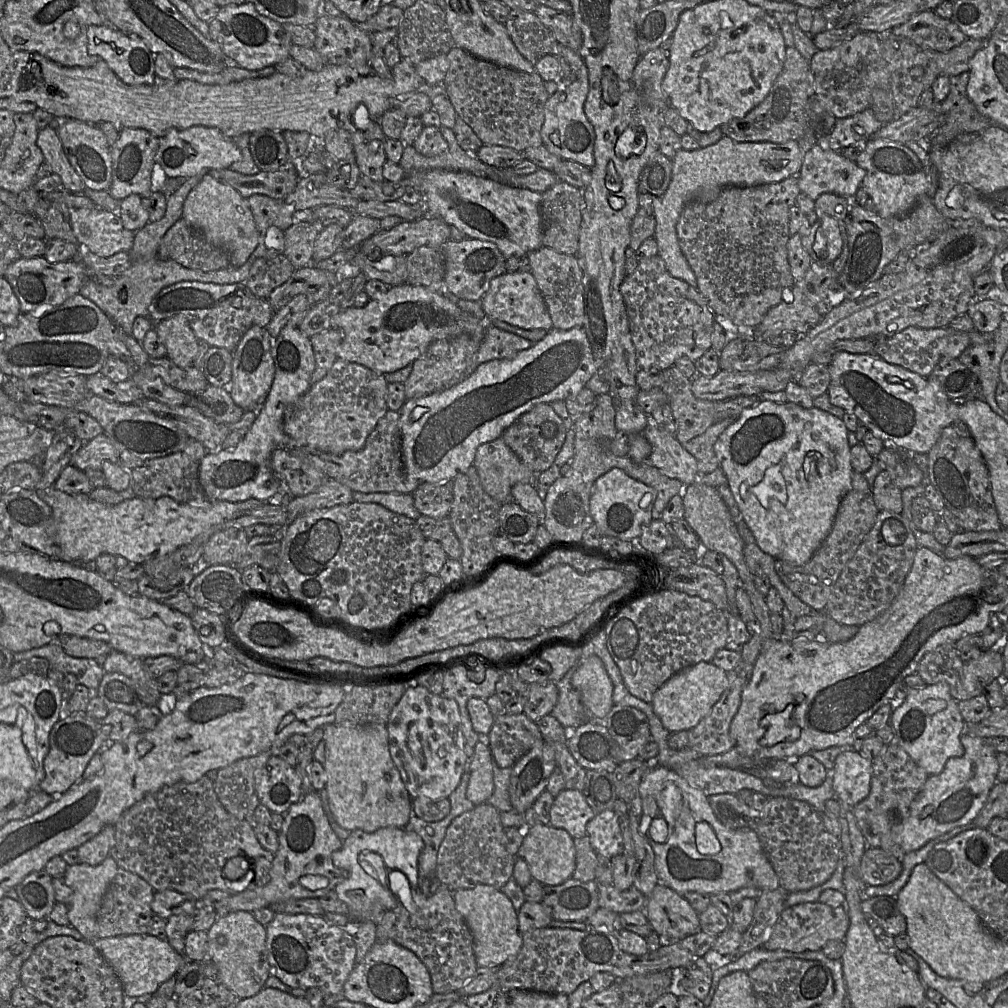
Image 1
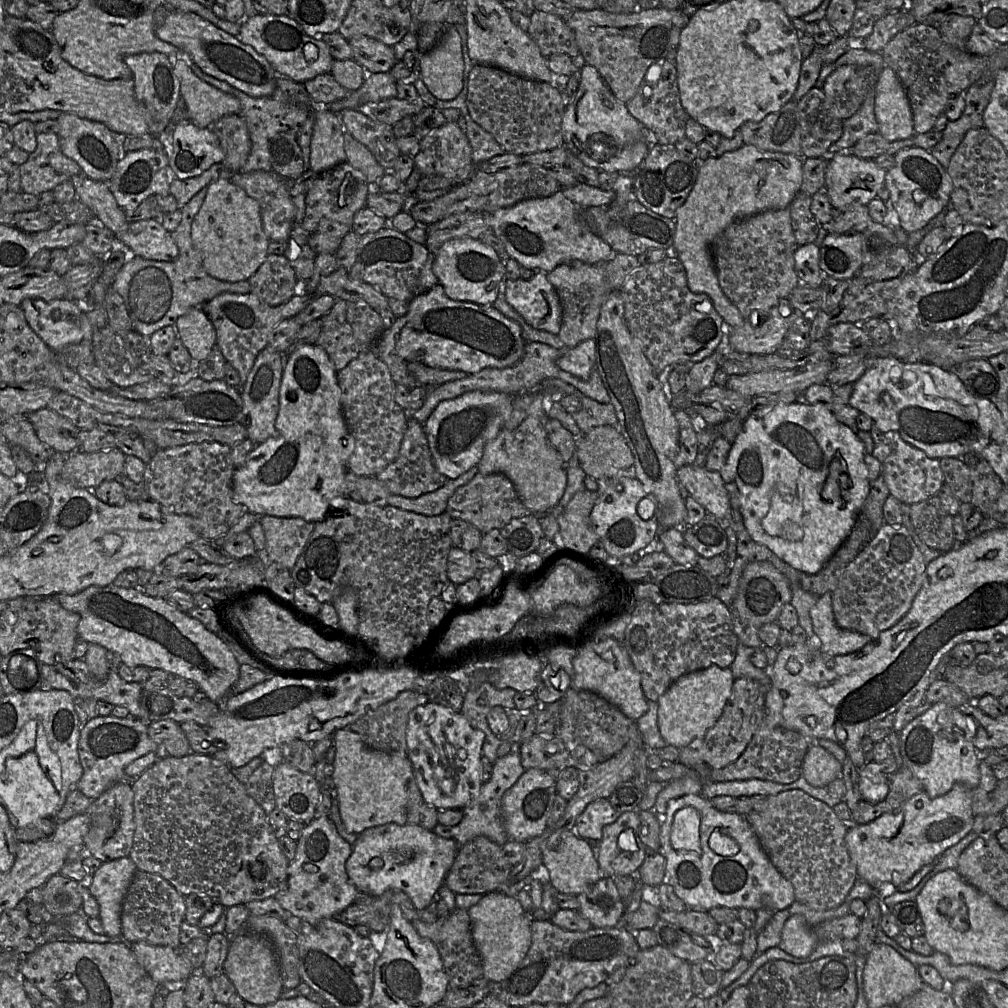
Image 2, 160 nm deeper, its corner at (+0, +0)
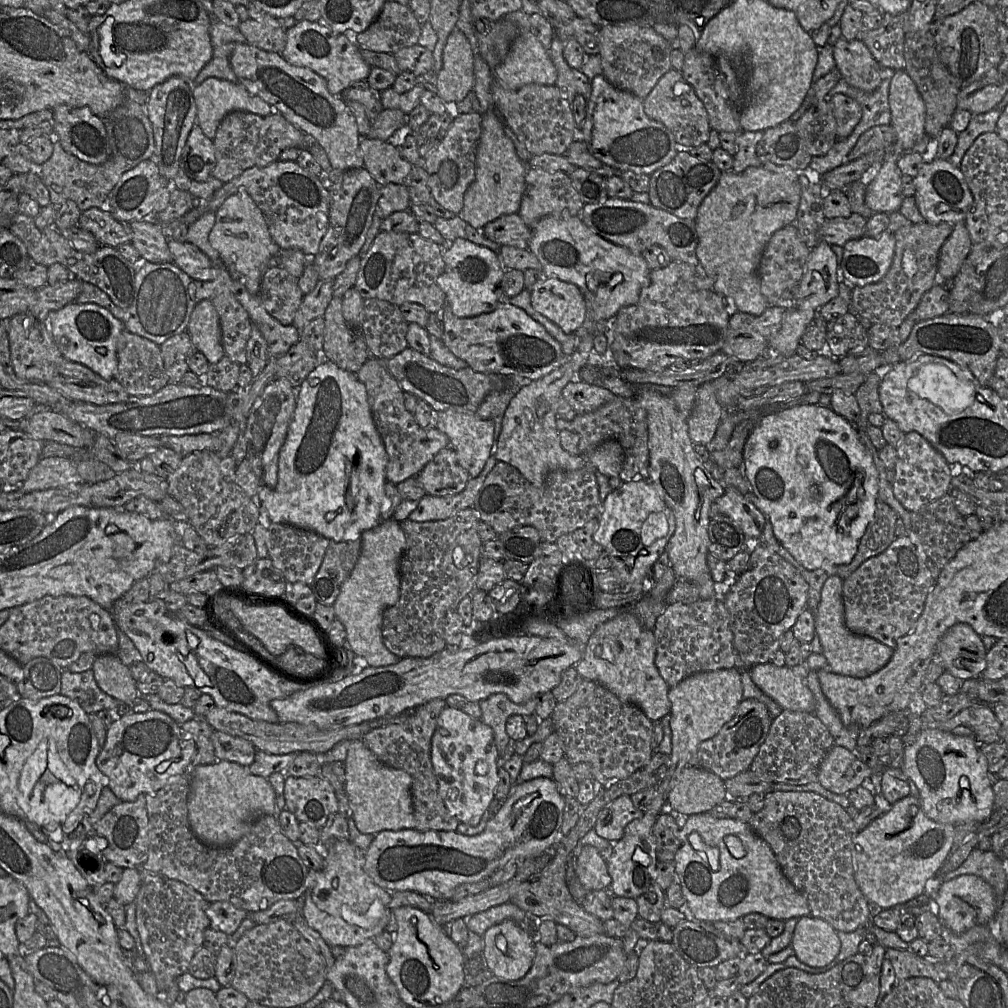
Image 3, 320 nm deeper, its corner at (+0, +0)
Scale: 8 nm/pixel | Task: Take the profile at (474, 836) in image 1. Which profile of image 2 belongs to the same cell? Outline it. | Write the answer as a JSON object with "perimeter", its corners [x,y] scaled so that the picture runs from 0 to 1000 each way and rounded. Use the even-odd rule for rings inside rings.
{"perimeter":[[[474,829],[455,838],[451,853],[441,871],[441,878],[451,887],[496,885],[506,875],[509,859],[502,852],[498,839],[481,829]]]}

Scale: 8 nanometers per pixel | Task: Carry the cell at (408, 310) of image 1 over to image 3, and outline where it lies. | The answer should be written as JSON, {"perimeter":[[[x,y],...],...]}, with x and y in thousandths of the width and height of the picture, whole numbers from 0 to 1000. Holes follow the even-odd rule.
{"perimeter":[[[494,300],[486,310],[470,314],[452,314],[441,302],[436,311],[428,311],[436,314],[439,326],[438,339],[455,356],[461,358],[470,368],[491,371],[497,374],[519,374],[534,377],[557,364],[564,355],[558,348],[556,340],[543,327],[528,316],[517,306],[505,301]]]}

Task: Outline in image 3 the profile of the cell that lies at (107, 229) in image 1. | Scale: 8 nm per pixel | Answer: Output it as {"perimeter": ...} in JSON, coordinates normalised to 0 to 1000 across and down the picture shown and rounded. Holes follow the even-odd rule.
{"perimeter":[[[169,237],[167,241],[171,261],[191,277],[212,279],[217,272],[207,255],[194,244]]]}

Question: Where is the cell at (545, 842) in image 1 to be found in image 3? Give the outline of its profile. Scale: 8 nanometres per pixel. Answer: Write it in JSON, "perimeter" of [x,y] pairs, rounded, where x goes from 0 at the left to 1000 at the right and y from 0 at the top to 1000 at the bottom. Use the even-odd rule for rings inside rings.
{"perimeter":[[[587,839],[574,840],[570,868],[583,884],[604,882],[607,874],[598,848]]]}

